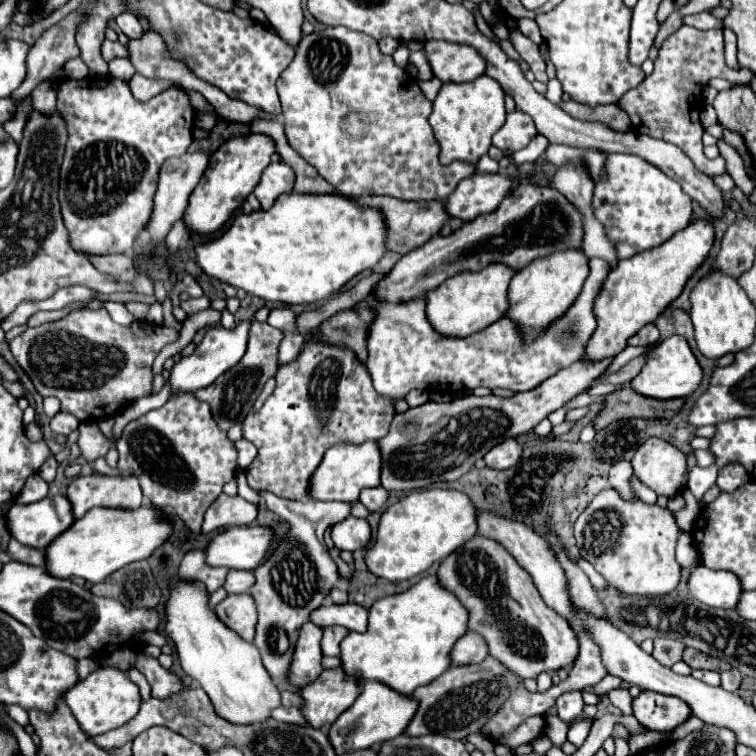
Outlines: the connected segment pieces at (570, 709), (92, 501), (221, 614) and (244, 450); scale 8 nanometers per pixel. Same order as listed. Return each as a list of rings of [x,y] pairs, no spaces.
[[[564,692],[558,700],[556,700],[556,708],[558,708],[558,716],[564,720],[564,722],[570,722],[574,720],[580,712],[582,712],[582,694],[580,692]]]
[[[78,476],[68,484],[68,502],[74,518],[82,518],[96,506],[138,510],[142,500],[136,476]]]
[[[230,594],[216,606],[218,618],[238,636],[252,642],[256,630],[256,604],[250,594]]]
[[[238,440],[238,442],[234,442],[234,448],[236,448],[236,452],[238,452],[238,466],[242,468],[242,470],[246,470],[248,466],[250,466],[250,460],[254,460],[256,458],[256,446],[252,444],[252,442],[248,442],[248,440]]]

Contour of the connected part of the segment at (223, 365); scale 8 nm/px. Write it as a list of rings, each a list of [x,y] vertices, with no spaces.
[[[250,320],[236,324],[234,330],[226,330],[226,328],[216,328],[212,326],[204,340],[198,344],[198,348],[194,350],[192,356],[188,358],[180,358],[174,368],[170,370],[170,378],[166,380],[170,386],[170,396],[176,394],[184,394],[184,392],[194,392],[200,390],[204,386],[210,386],[210,382],[214,382],[218,376],[222,376],[226,370],[230,370],[234,364],[238,364],[238,360],[244,356],[246,352],[246,340],[248,340],[248,326]]]

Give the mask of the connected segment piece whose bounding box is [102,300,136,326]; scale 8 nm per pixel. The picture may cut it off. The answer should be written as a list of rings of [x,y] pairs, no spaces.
[[[104,300],[102,304],[104,304],[104,308],[110,312],[110,316],[114,318],[114,322],[116,322],[116,324],[130,326],[130,324],[136,320],[136,318],[134,318],[134,316],[126,310],[126,306],[124,306],[124,304],[120,304],[120,302],[110,302],[110,300]]]

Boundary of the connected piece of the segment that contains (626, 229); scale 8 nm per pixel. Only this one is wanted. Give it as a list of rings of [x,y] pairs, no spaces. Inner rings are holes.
[[[636,154],[606,156],[604,174],[594,186],[592,210],[604,226],[608,240],[616,246],[618,260],[664,244],[692,222],[692,200],[680,184]]]

